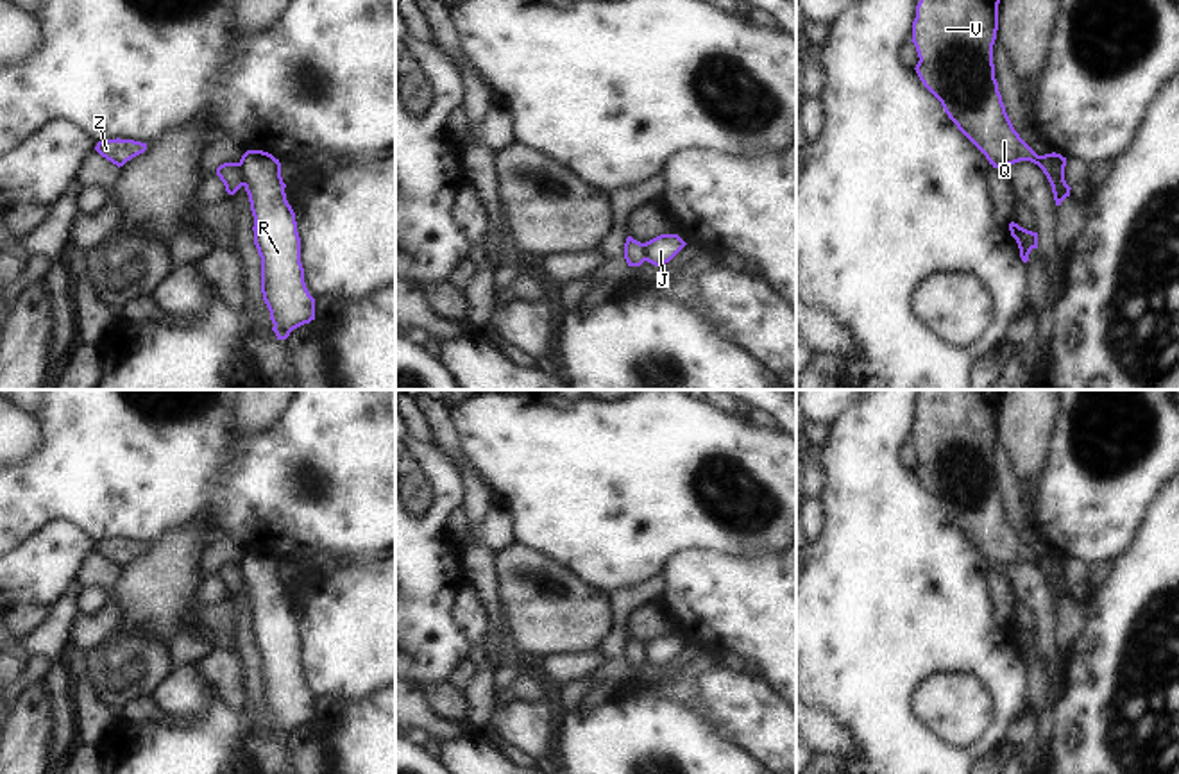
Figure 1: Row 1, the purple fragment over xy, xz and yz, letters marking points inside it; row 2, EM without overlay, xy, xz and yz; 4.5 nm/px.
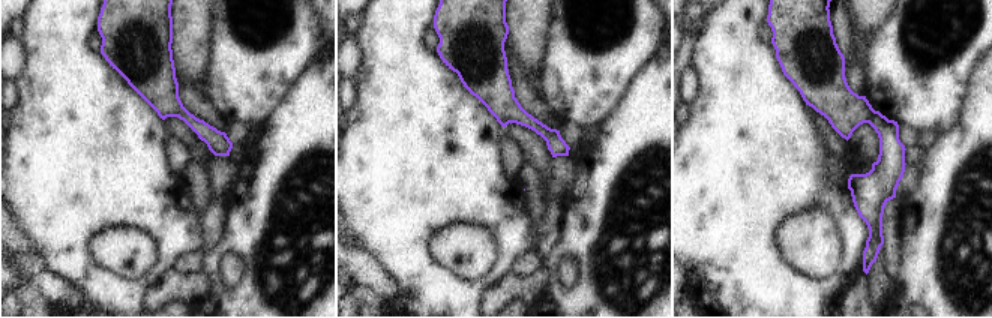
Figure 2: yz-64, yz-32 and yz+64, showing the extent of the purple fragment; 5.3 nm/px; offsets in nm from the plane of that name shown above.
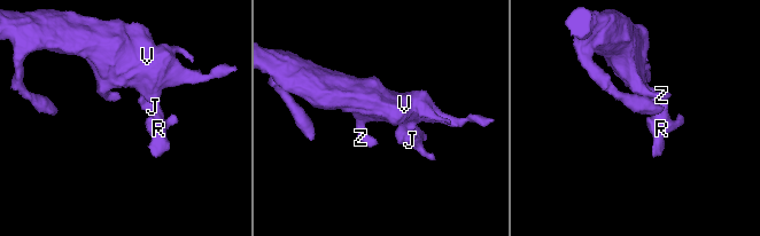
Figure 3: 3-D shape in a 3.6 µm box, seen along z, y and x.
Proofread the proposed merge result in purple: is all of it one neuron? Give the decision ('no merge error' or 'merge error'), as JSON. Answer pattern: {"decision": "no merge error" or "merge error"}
{"decision": "merge error"}

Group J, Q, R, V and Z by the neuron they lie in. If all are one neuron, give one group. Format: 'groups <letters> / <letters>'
groups J R / Q V Z

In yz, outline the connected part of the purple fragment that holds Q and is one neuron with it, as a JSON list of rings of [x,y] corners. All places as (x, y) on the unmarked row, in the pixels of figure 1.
[[[920,390],[911,442],[920,458],[914,470],[923,486],[989,565],[1005,570],[1020,561],[1036,565],[1038,554],[1014,531],[995,479],[993,445],[1000,399],[1002,390]]]

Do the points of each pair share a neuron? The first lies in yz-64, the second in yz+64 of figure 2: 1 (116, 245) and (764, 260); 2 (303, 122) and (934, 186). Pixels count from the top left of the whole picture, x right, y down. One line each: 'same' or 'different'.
1: different
2: same

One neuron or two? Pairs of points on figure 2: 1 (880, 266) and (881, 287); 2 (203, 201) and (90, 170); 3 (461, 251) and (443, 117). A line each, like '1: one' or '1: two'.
1: one
2: two
3: two

